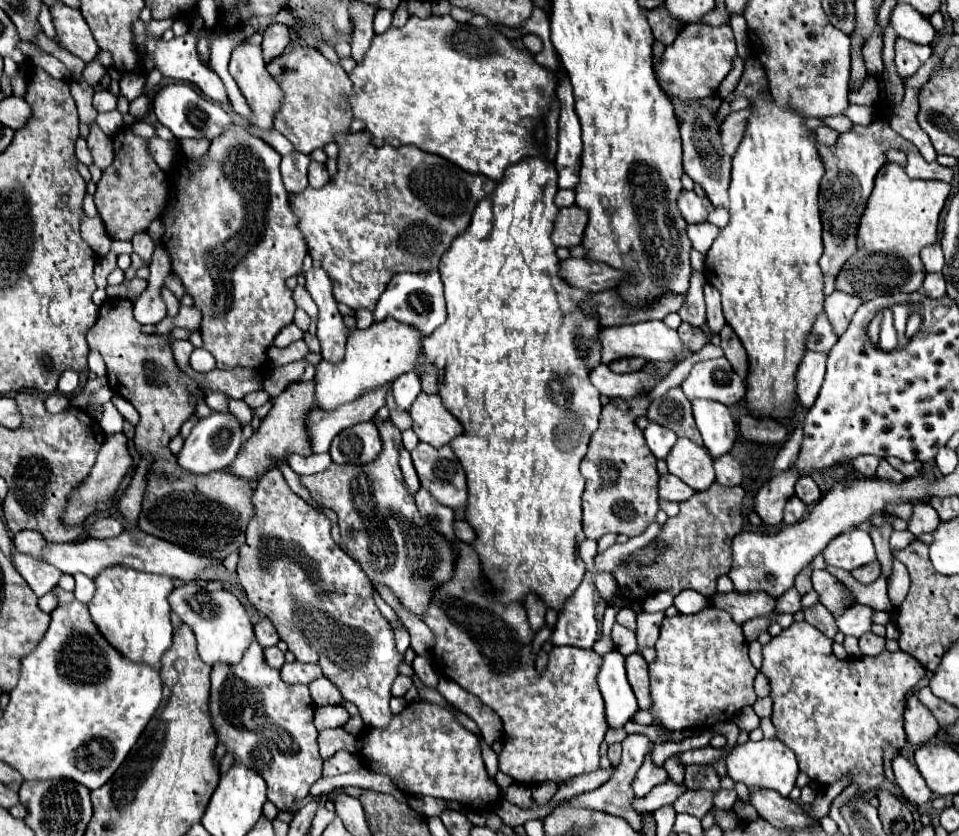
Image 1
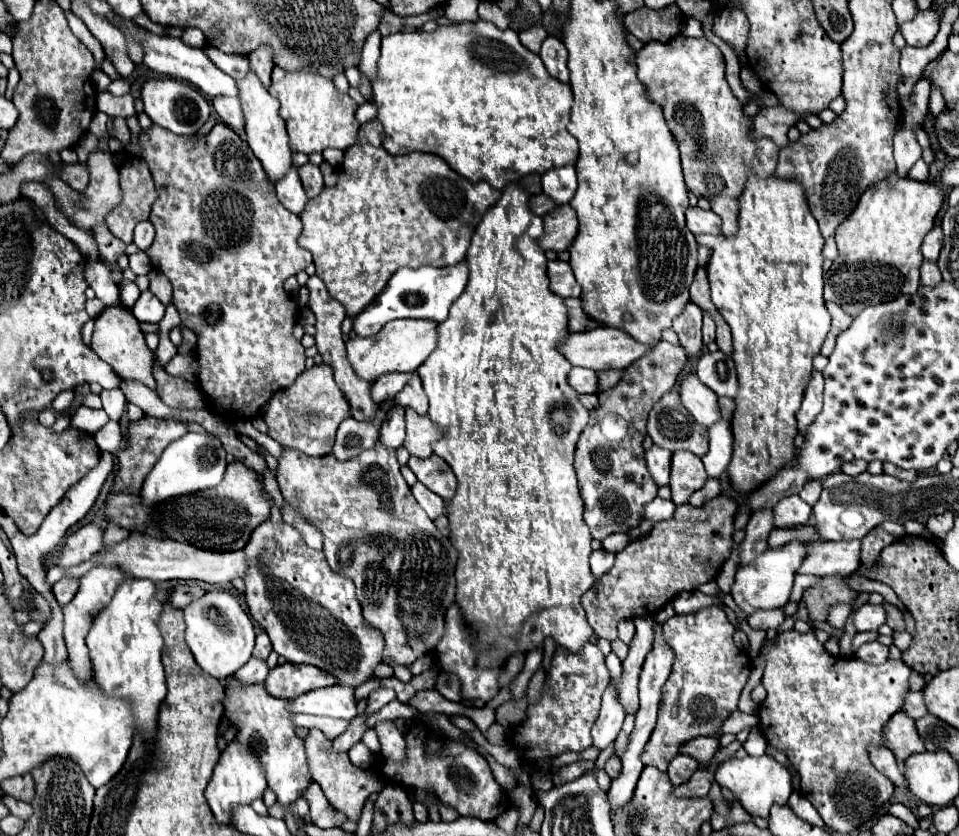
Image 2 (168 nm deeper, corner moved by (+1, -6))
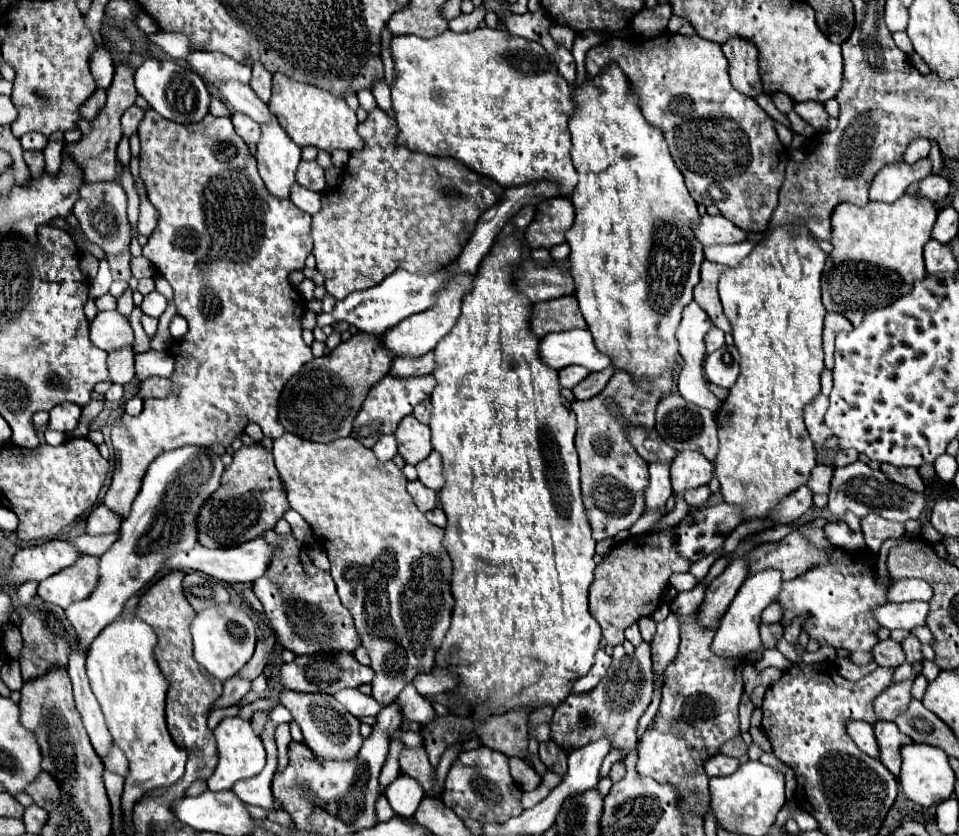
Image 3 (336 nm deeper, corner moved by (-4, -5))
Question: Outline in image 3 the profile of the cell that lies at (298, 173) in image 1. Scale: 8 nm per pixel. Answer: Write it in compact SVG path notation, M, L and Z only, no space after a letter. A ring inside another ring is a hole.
M298 183L290 191L290 201L308 215L314 215L316 211L320 211L320 193L314 193Z

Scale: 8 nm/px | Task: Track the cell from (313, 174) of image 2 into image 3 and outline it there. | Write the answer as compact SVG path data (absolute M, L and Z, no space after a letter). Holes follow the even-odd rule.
M302 161L296 171L296 181L310 191L324 191L324 169L316 161Z

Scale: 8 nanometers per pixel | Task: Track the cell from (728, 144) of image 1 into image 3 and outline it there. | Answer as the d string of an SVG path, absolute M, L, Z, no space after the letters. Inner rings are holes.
M796 103L794 111L806 123L810 123L818 133L826 131L826 127L828 127L828 113L826 113L826 109L824 109L822 103Z

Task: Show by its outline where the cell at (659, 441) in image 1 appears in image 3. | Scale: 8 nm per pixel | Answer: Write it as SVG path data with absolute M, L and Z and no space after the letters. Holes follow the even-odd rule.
M666 461L650 463L650 485L646 487L646 509L664 507L666 499L672 495L670 485L670 465Z

